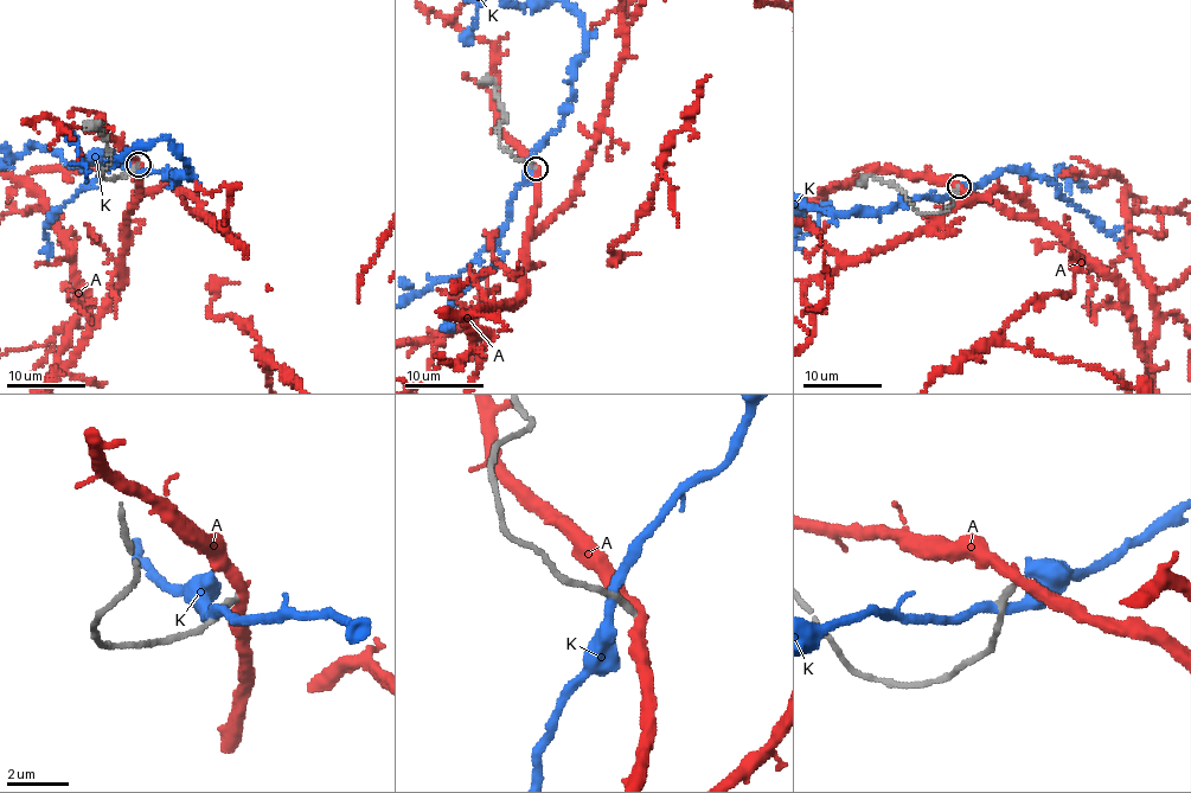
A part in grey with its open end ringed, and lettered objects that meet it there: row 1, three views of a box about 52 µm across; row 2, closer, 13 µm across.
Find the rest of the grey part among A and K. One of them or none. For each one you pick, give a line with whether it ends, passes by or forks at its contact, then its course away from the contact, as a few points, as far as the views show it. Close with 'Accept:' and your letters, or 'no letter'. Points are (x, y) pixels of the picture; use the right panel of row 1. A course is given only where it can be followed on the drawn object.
Accept: no letter

